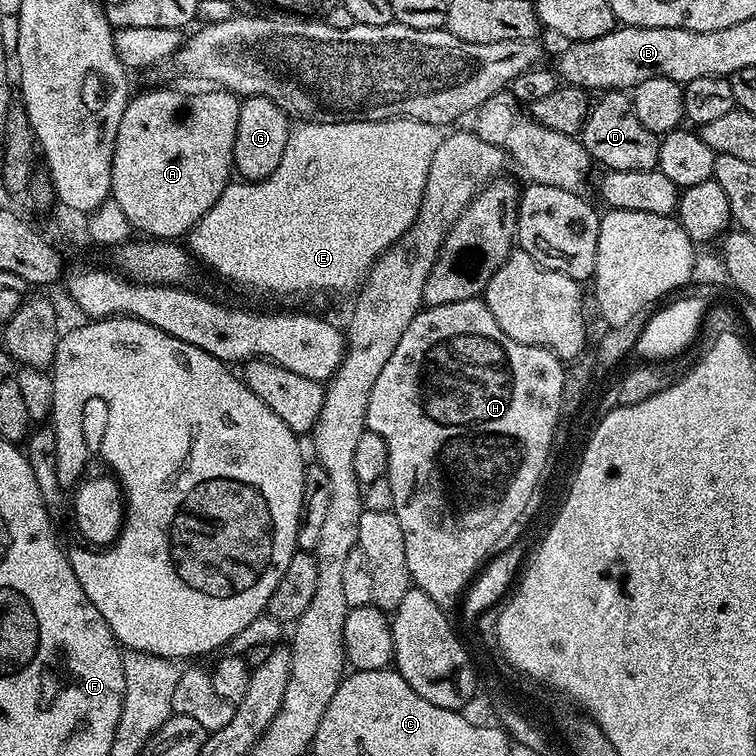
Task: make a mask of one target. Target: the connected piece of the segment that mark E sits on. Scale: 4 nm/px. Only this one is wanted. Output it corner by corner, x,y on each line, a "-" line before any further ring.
341,120
331,122
300,122
293,127
286,142
286,154
278,162
278,170
261,180
244,180
229,183
224,192
210,206
208,213
196,223
195,228
186,237
187,247
193,257
204,259
204,264
212,272
217,272
224,280
232,284
241,284
244,288
253,288
256,292
273,292
276,296
304,296
307,292
352,292
355,293
367,280
372,263
383,254
393,240
400,240
409,226
418,218
418,206
426,190
426,174
430,174
430,162
434,159
434,150
438,150
442,132
435,124
421,120

